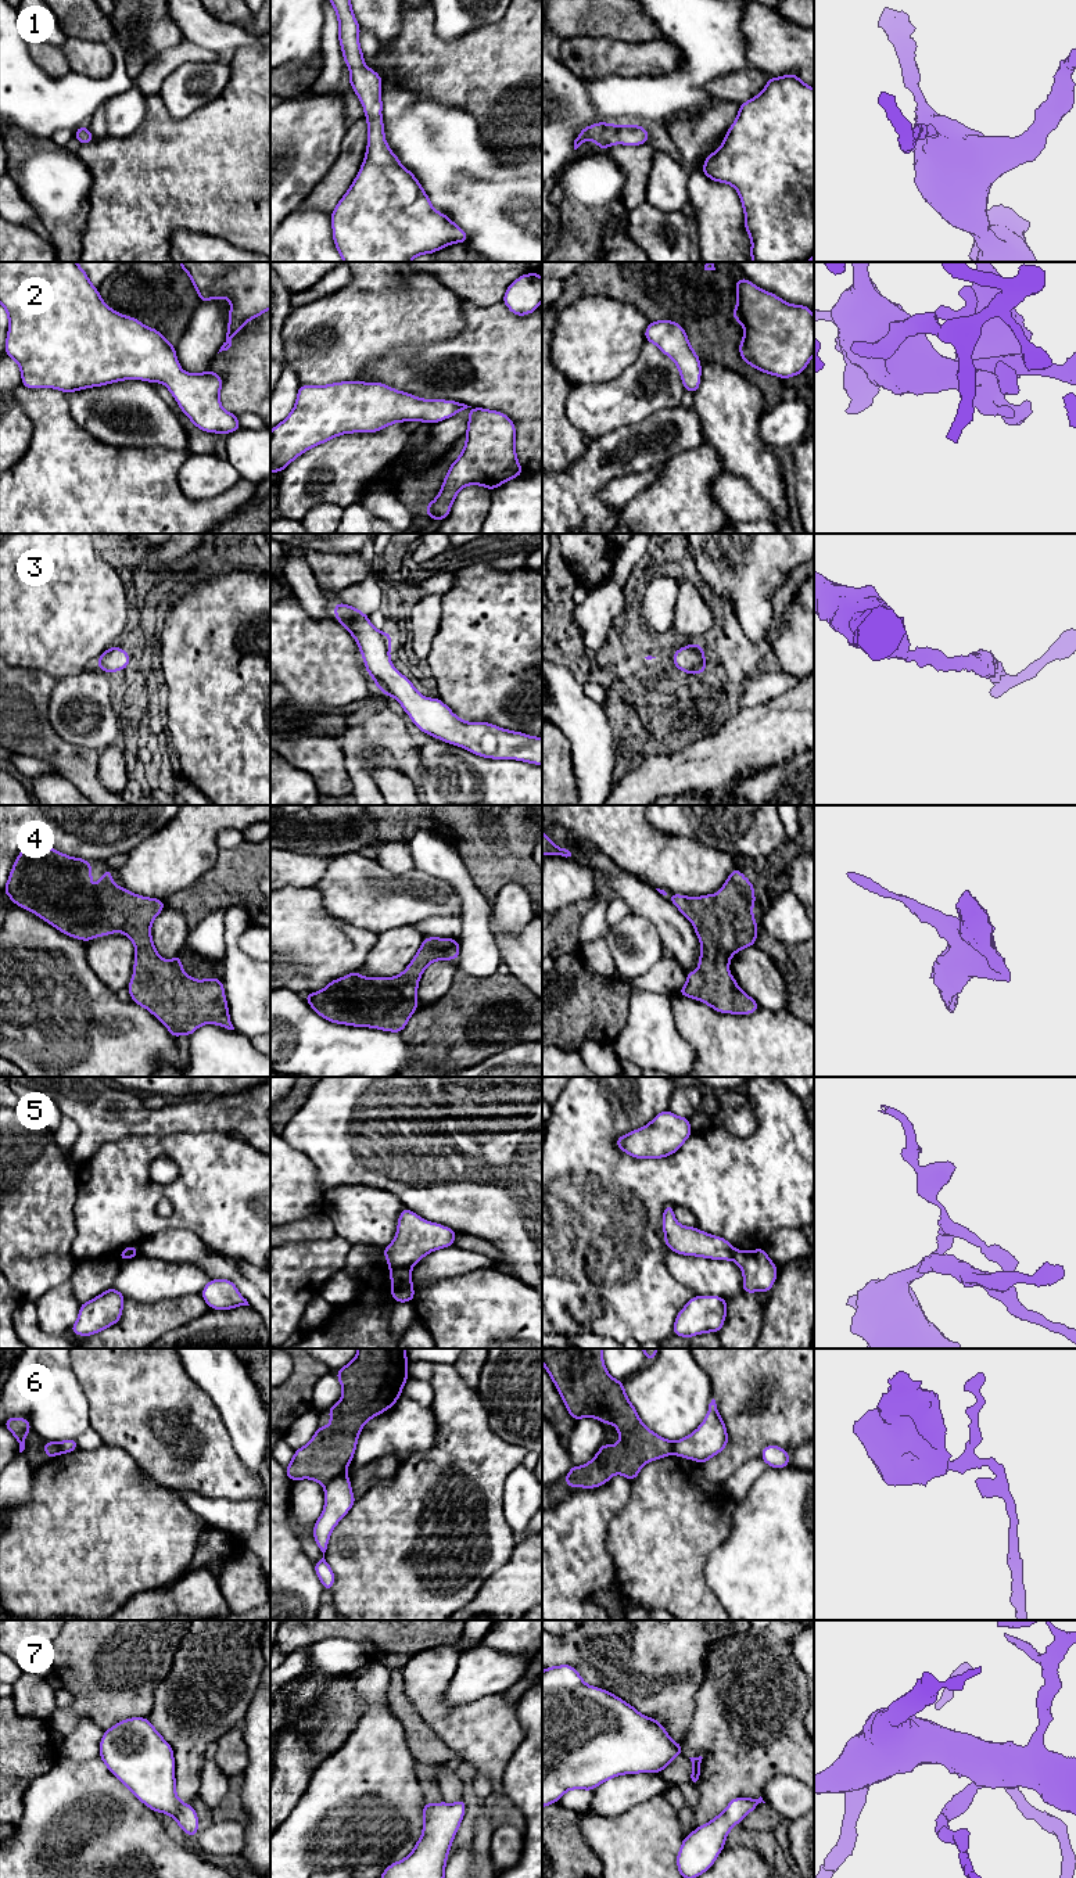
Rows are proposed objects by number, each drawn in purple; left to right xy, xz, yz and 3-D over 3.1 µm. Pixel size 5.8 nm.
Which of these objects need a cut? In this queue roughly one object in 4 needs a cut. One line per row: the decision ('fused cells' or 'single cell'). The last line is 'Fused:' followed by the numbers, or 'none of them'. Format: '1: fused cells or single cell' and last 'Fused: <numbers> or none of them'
1: single cell
2: single cell
3: single cell
4: single cell
5: fused cells
6: fused cells
7: single cell
Fused: 5, 6

